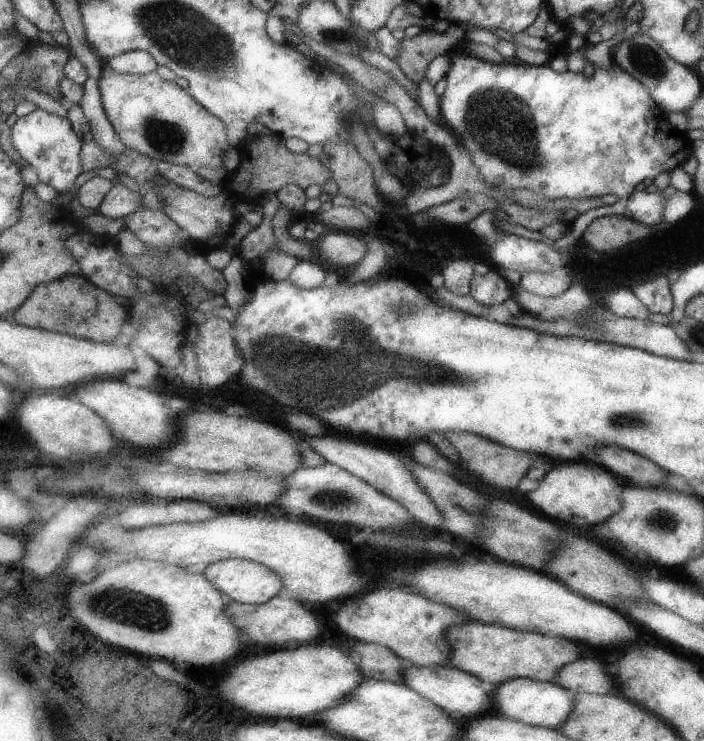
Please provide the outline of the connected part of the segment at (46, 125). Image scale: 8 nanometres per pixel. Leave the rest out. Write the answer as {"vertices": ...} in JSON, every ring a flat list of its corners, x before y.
{"vertices":[[37,107,32,113,19,117,11,130,13,146,29,164,38,170,42,182,59,193,77,187,77,177,84,172,82,169,84,142,75,132,68,117,61,117]]}

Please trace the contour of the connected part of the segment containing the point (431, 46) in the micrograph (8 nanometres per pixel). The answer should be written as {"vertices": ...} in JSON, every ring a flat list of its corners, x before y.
{"vertices":[[458,23,449,24,443,33,425,28,411,38,399,41,399,50,392,60,399,70,414,84,425,77,425,71,432,58,437,54,448,54,465,42,464,32]]}

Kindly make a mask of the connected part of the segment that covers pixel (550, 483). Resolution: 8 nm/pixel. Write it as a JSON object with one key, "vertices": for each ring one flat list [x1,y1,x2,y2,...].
{"vertices":[[585,459,581,462,555,464,538,480,535,490,525,494,525,498,545,516,583,528,583,526,593,526,597,522,602,523,620,509,621,486,622,482,616,476,605,472,603,467,596,464,593,459]]}

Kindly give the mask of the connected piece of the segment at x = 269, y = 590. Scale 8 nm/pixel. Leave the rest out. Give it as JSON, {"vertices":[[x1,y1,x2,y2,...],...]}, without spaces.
{"vertices":[[245,559,211,563,204,574,230,600,262,605,279,594,284,580,268,566]]}

